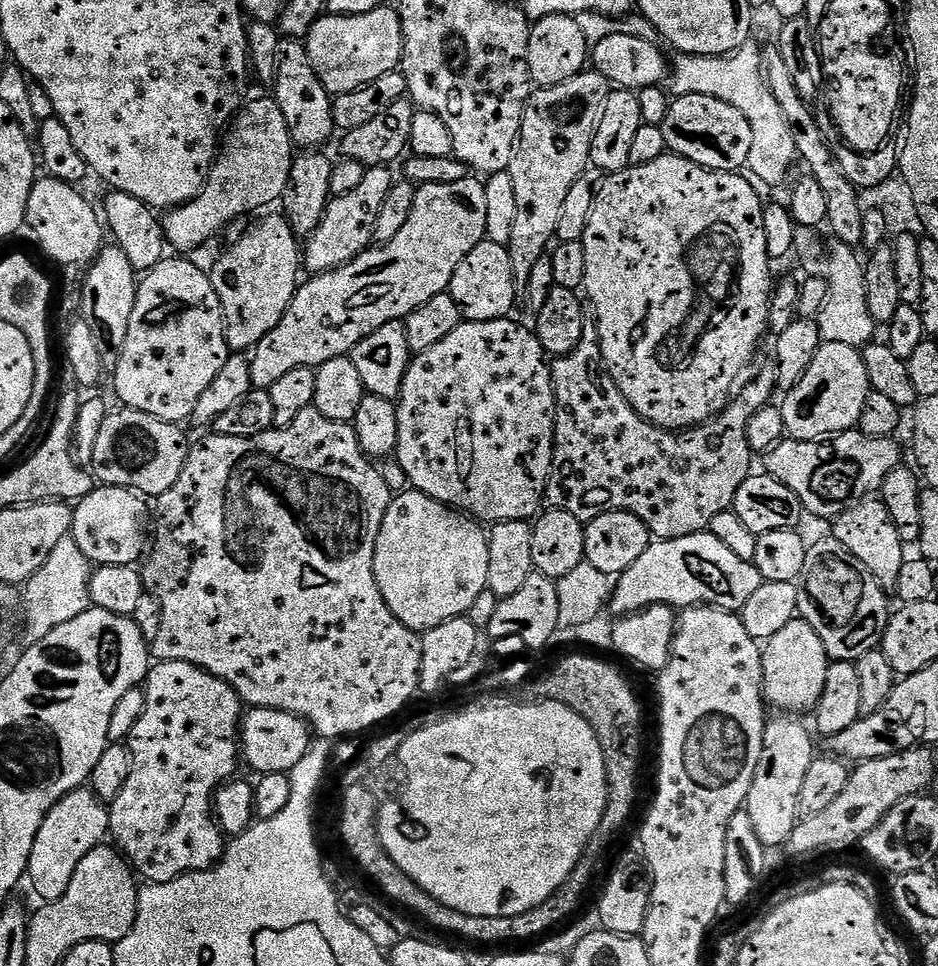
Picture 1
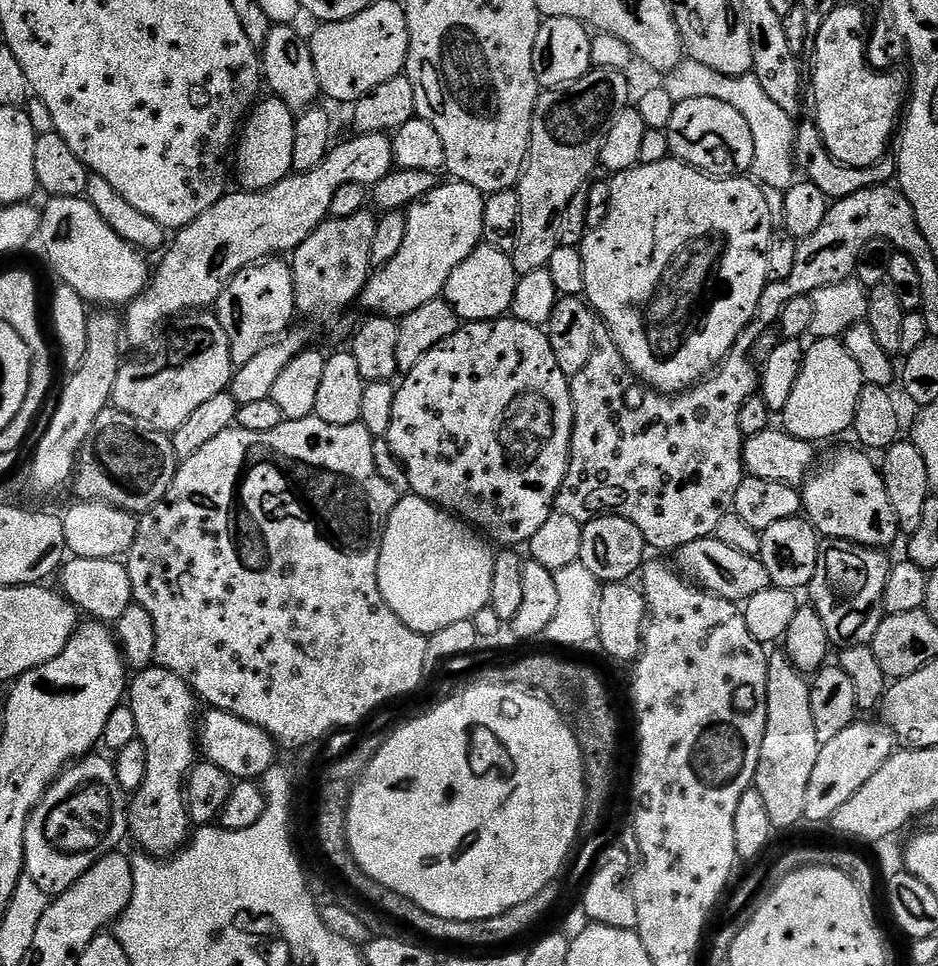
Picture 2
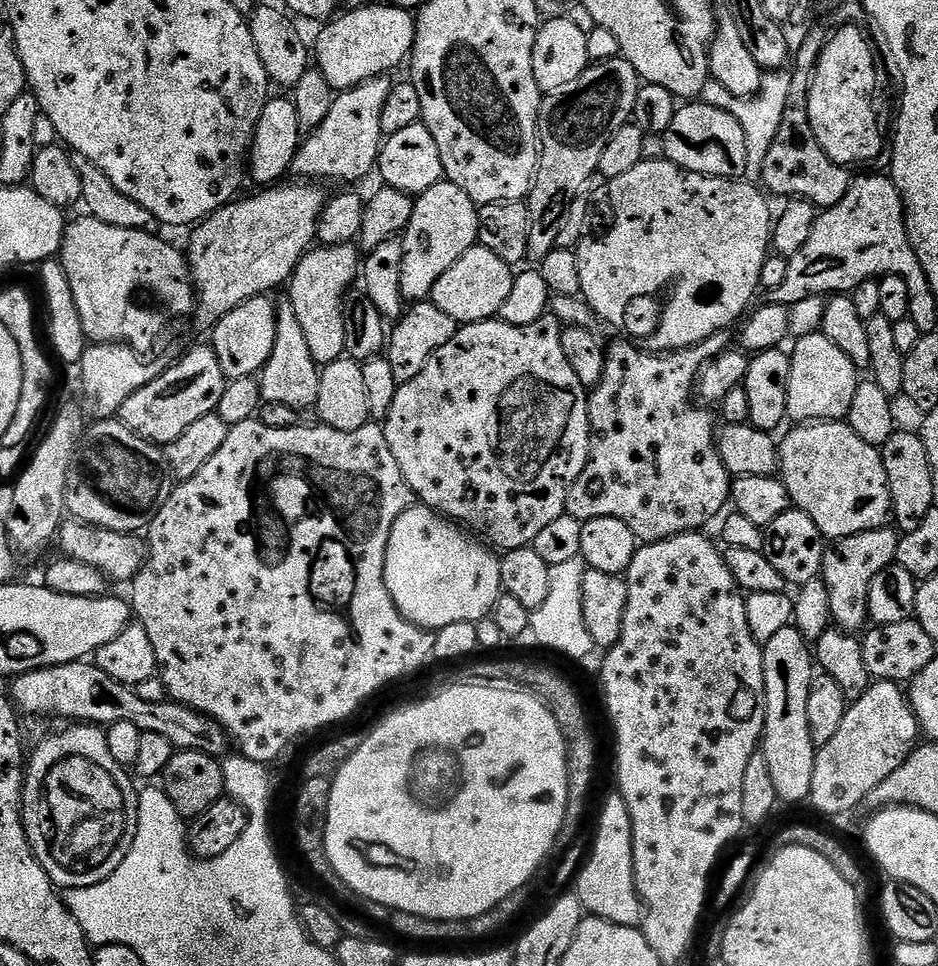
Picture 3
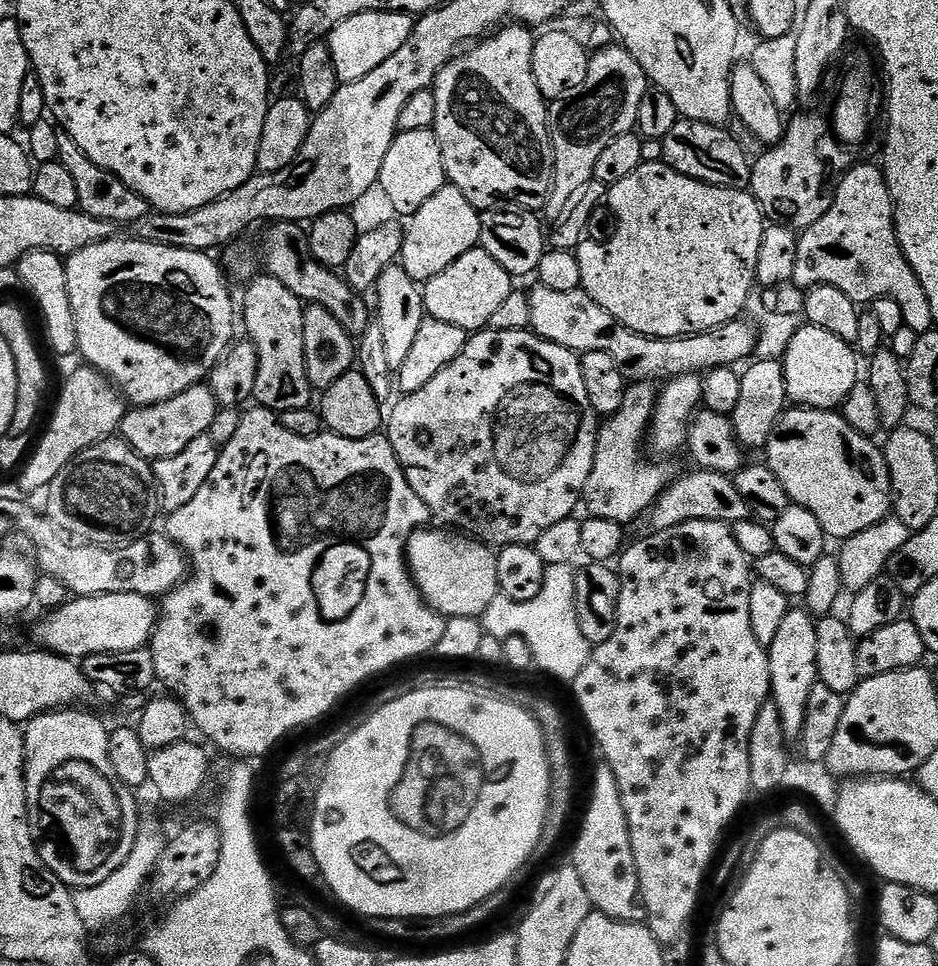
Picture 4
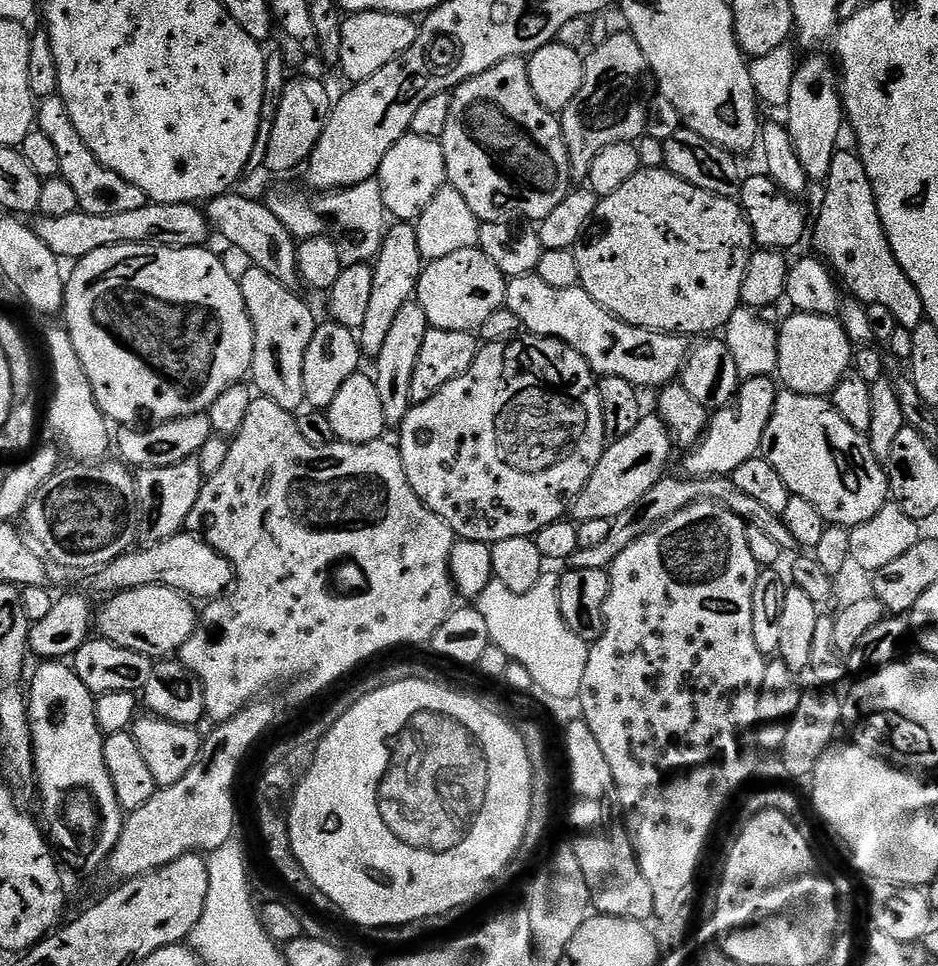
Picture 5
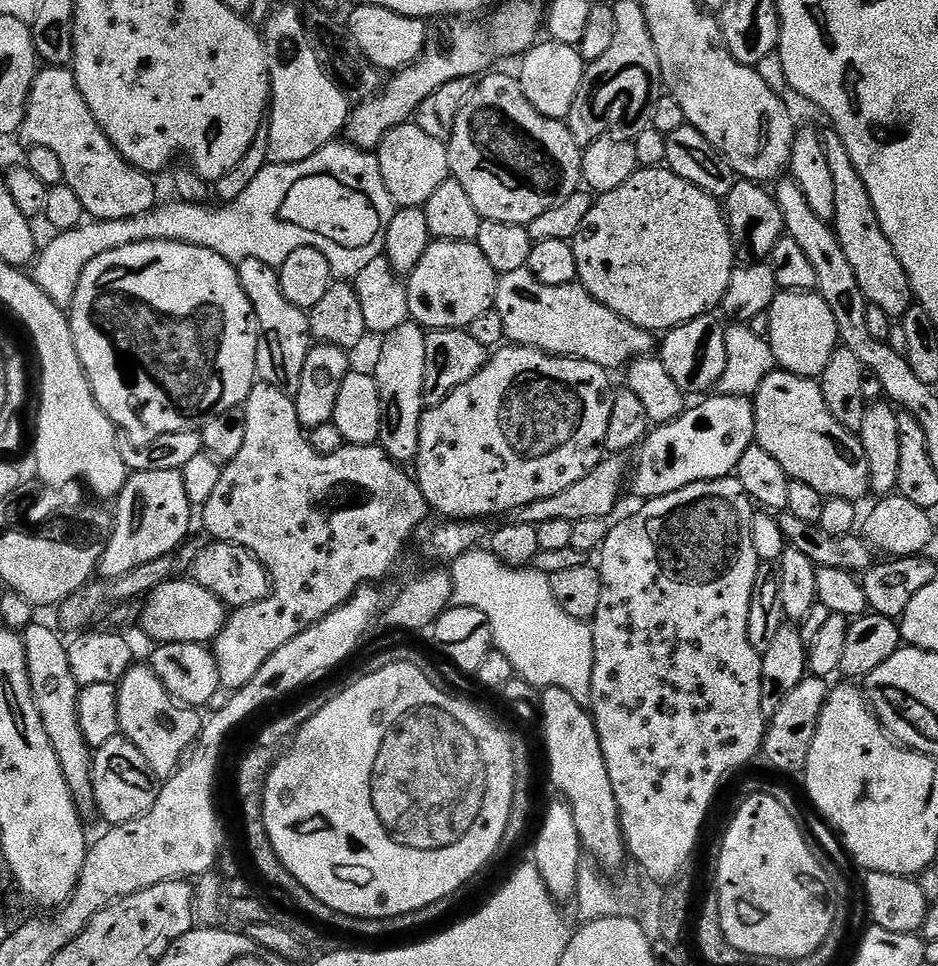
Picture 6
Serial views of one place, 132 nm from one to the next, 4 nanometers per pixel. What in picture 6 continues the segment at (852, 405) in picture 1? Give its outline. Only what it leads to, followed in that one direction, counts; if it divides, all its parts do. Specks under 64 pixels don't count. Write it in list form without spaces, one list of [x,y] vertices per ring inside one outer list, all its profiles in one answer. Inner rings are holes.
[[[777,291],[774,302],[766,313],[767,320],[766,339],[774,350],[777,365],[795,376],[820,377],[826,370],[826,362],[830,362],[840,344],[838,322],[834,322],[834,314],[830,314],[830,306],[826,306],[823,298],[815,291]]]

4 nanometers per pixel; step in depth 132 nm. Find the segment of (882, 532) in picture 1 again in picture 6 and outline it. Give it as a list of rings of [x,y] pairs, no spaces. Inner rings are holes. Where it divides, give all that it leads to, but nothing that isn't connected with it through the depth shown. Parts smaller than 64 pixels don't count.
[[[774,370],[756,391],[754,407],[755,443],[786,470],[789,480],[805,484],[820,498],[860,502],[864,495],[869,495],[868,463],[860,437],[847,432],[832,417],[826,398],[822,398],[819,379]]]

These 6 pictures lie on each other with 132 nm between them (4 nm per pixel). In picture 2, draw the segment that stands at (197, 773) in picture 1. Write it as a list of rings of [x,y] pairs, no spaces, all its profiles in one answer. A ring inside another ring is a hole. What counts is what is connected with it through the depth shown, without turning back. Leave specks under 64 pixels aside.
[[[153,666],[137,671],[131,677],[126,700],[134,710],[138,739],[146,746],[149,758],[146,778],[128,806],[128,831],[147,855],[168,858],[181,851],[190,839],[184,785],[193,766],[192,748],[194,752],[198,744],[198,697],[178,674]]]

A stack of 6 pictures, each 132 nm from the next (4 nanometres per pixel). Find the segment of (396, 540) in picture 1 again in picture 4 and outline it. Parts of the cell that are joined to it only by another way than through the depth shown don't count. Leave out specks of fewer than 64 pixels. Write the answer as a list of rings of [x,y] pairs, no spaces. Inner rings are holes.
[[[425,526],[413,532],[408,543],[408,570],[424,595],[424,601],[445,618],[483,617],[500,590],[496,552],[467,534],[440,526],[432,527]]]

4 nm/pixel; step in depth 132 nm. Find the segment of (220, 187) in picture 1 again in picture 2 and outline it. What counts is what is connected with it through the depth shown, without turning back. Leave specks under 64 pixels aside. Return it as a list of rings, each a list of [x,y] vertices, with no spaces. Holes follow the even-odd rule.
[[[275,98],[267,99],[261,99],[249,111],[238,136],[238,147],[234,152],[234,172],[235,175],[236,172],[240,175],[239,187],[249,192],[260,192],[264,188],[274,186],[285,180],[292,172],[297,113],[291,112],[286,102]]]

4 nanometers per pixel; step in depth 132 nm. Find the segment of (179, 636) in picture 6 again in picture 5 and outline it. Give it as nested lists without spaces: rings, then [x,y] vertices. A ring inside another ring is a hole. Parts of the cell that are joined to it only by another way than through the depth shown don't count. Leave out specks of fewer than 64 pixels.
[[[161,584],[131,588],[125,592],[115,593],[109,600],[112,601],[101,612],[99,609],[95,613],[95,631],[103,639],[143,656],[168,658],[179,653],[180,647],[196,629],[197,605],[183,592],[175,592],[173,588]]]

